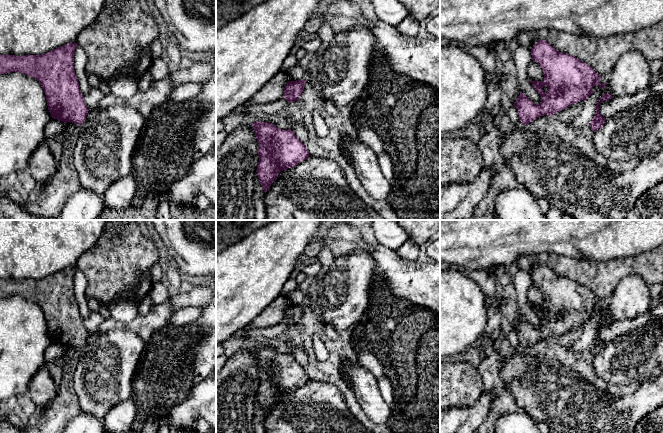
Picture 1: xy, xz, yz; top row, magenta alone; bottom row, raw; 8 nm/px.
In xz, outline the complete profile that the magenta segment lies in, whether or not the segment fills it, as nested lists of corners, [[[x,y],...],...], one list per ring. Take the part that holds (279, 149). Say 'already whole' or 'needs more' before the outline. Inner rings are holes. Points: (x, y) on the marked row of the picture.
already whole; [[[260,121],[252,126],[259,145],[256,172],[266,193],[281,171],[295,167],[310,155],[291,129],[279,129],[272,123]]]

